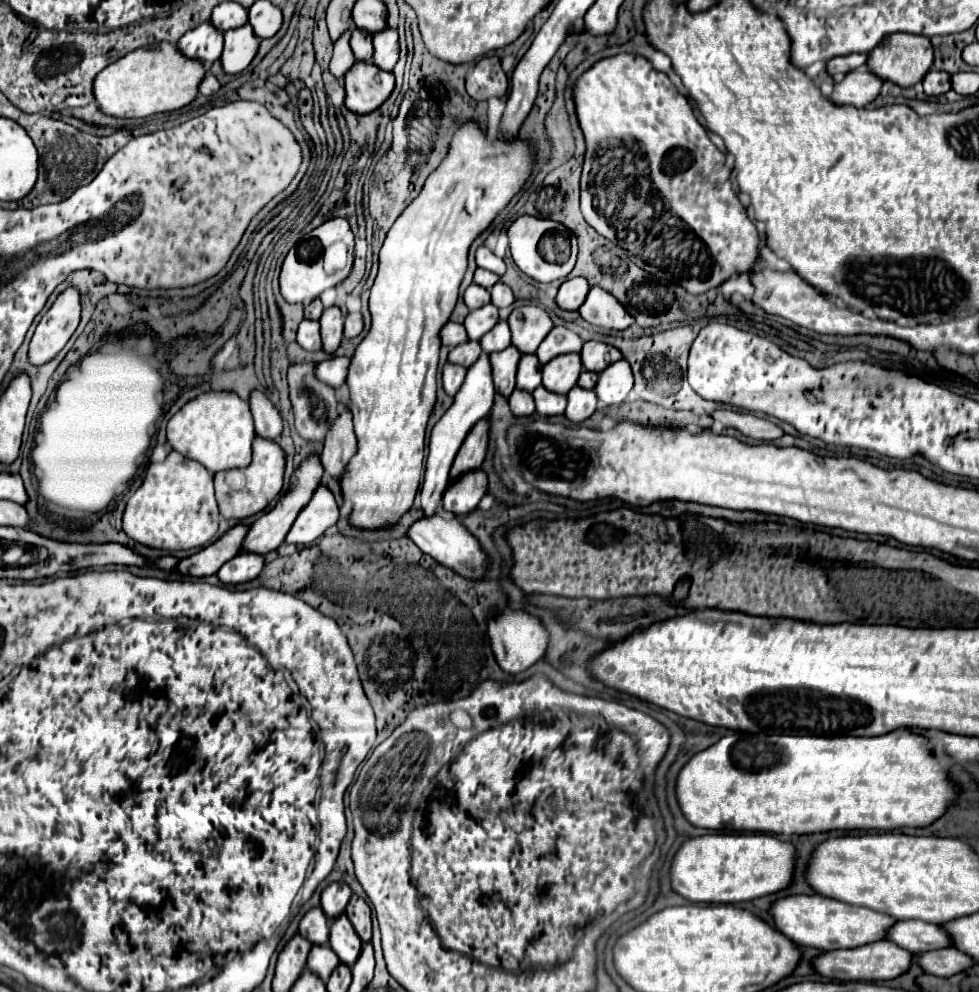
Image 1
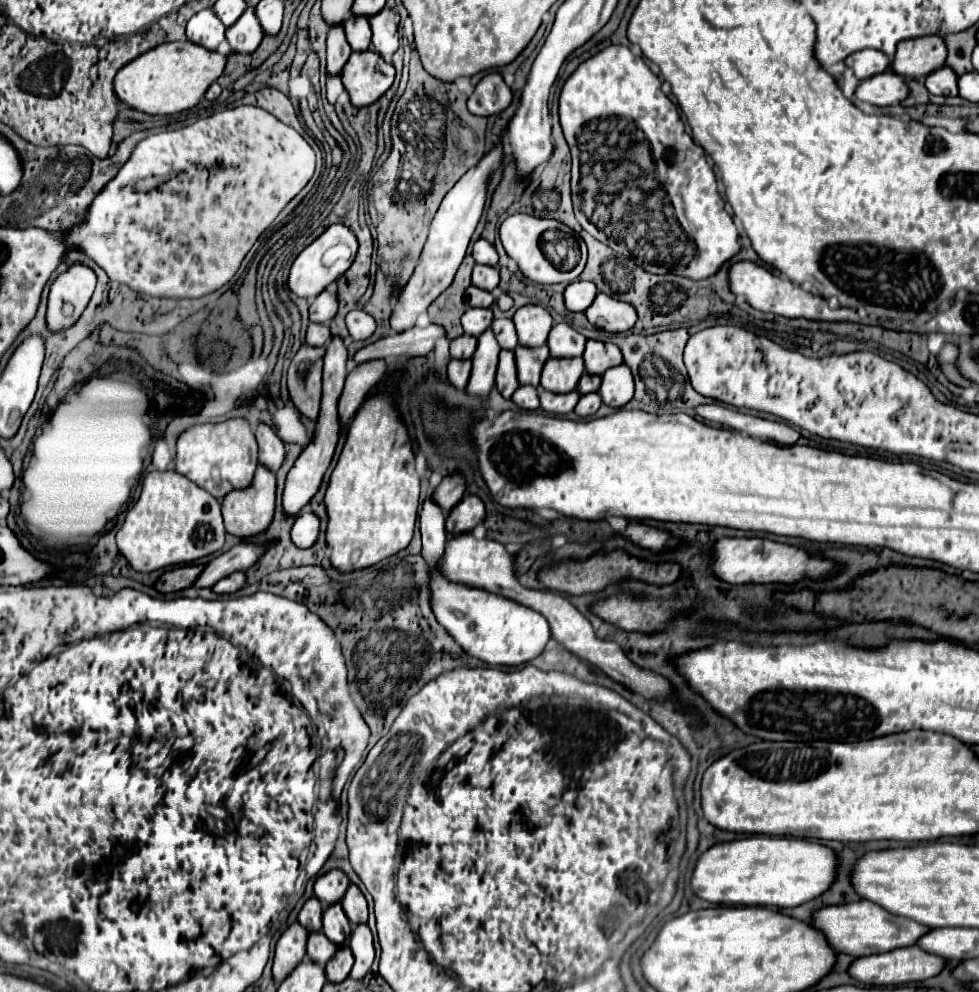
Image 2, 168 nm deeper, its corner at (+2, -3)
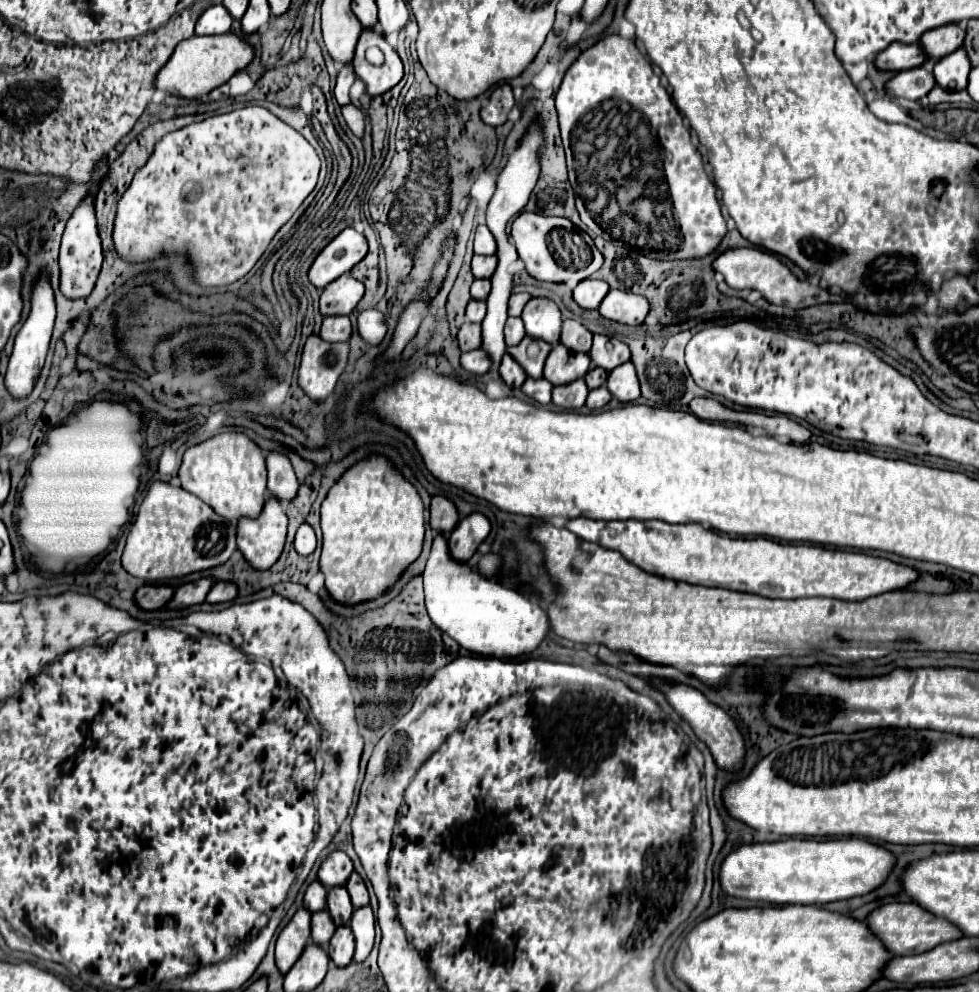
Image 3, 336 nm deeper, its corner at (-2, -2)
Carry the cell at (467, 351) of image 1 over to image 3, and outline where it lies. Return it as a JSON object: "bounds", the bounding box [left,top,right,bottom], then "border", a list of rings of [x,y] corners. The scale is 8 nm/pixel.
{"bounds":[458,323,482,351],"border":[[[464,323],[458,331],[460,351],[472,351],[482,345],[482,327],[478,323]]]}

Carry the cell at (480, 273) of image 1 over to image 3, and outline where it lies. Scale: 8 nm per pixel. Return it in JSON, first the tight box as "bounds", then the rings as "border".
{"bounds":[472,255,498,279],"border":[[[474,255],[472,257],[472,273],[476,279],[490,279],[494,269],[496,269],[498,259],[494,255],[490,257],[482,257],[482,255]]]}

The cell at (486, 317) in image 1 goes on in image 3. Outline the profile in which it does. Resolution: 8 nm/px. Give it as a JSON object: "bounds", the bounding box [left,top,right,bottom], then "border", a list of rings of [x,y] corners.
{"bounds":[466,299,486,323],"border":[[[472,299],[466,307],[466,319],[472,323],[482,323],[484,317],[486,317],[486,301]]]}

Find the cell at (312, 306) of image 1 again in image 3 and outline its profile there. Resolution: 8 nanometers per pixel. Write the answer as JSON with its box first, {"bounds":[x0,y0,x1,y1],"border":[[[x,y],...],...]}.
{"bounds":[320,275,364,315],"border":[[[342,275],[332,281],[320,295],[320,313],[326,315],[348,315],[364,295],[364,285],[352,275]]]}

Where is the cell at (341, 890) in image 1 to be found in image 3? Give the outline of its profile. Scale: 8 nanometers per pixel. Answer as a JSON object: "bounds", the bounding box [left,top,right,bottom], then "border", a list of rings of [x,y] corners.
{"bounds":[318,851,354,887],"border":[[[334,851],[322,861],[318,879],[322,881],[324,887],[340,887],[348,881],[352,871],[354,871],[352,859],[344,851]]]}

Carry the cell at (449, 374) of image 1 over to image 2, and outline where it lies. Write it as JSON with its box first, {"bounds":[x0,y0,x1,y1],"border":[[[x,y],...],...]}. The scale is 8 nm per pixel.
{"bounds":[448,360,470,390],"border":[[[450,360],[448,364],[448,380],[454,388],[462,390],[470,376],[470,360]]]}

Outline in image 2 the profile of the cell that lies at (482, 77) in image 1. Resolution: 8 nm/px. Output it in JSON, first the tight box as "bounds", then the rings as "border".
{"bounds":[468,72,512,116],"border":[[[488,72],[476,84],[472,96],[468,98],[468,110],[476,116],[492,116],[508,108],[512,102],[512,92],[504,84],[498,72]]]}

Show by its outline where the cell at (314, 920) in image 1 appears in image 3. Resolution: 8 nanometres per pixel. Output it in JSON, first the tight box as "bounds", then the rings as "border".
{"bounds":[304,879,326,913],"border":[[[318,879],[308,885],[306,895],[304,895],[304,907],[310,909],[312,913],[322,911],[326,907],[326,887],[318,883]]]}

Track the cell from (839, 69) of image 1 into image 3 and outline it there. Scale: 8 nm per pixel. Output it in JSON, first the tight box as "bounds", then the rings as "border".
{"bounds":[876,43,926,71],"border":[[[892,43],[886,51],[876,55],[876,67],[886,71],[906,71],[914,69],[926,63],[926,53],[922,51],[920,43],[904,45],[904,43]]]}

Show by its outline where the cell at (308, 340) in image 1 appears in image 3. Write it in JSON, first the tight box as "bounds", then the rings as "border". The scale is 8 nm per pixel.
{"bounds":[320,315,352,343],"border":[[[332,315],[324,317],[322,329],[320,329],[322,339],[334,343],[334,341],[348,341],[352,335],[352,323],[346,315]]]}

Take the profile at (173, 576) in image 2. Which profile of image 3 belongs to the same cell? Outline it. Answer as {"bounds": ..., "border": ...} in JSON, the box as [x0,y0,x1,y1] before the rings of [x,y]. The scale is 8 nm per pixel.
{"bounds":[134,585,172,611],"border":[[[144,585],[136,591],[134,601],[142,611],[156,611],[172,599],[172,589],[168,585]]]}

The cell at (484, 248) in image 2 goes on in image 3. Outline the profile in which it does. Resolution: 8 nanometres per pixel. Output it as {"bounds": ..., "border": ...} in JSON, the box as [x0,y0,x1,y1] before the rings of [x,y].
{"bounds":[474,223,496,255],"border":[[[484,223],[478,225],[478,229],[476,229],[474,253],[478,253],[478,255],[494,255],[496,253],[496,241]]]}

